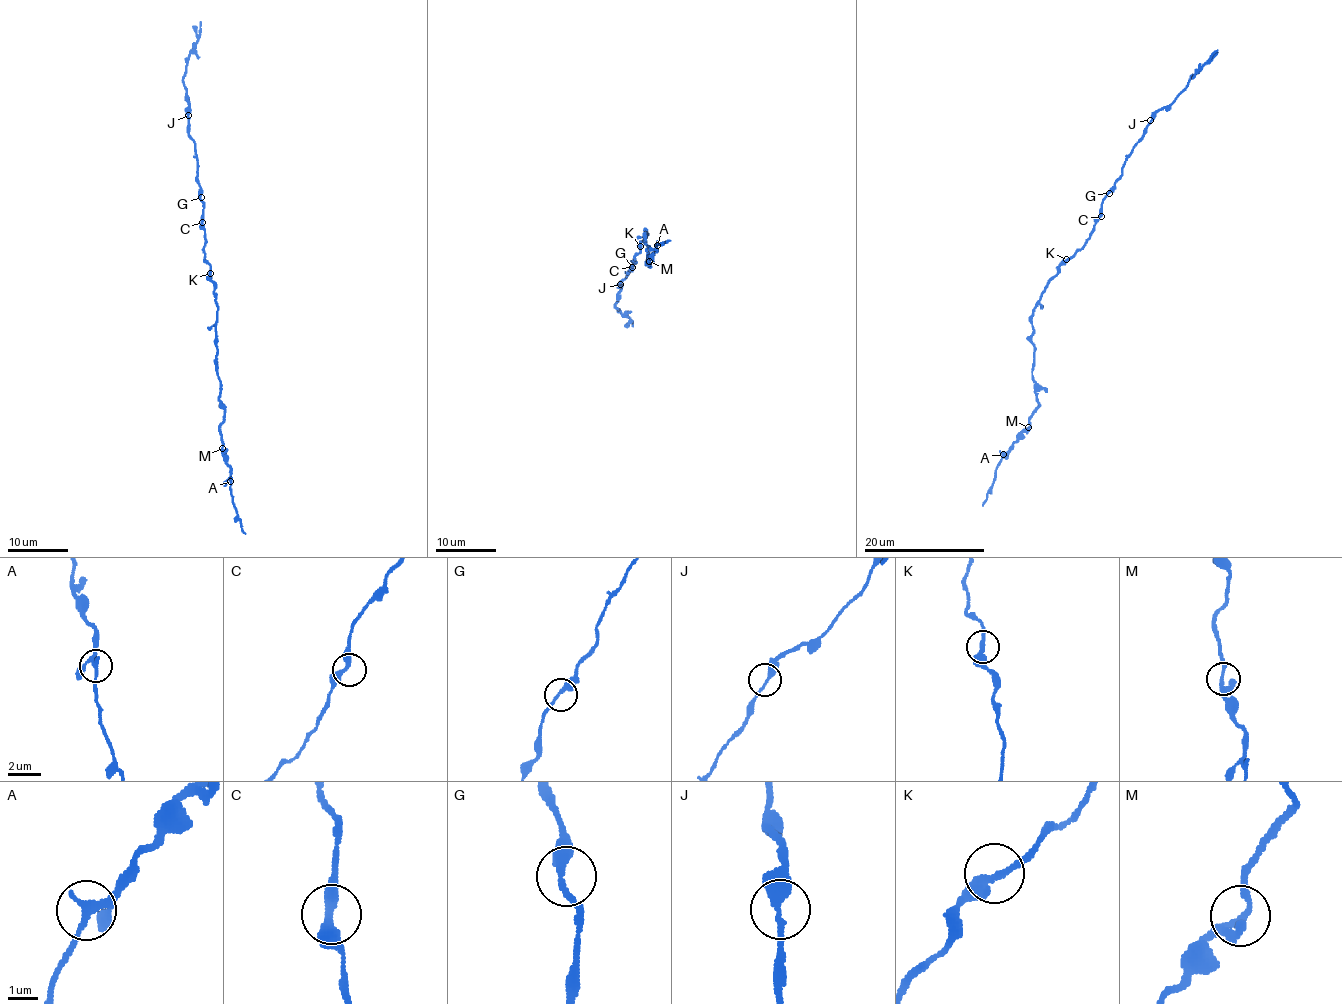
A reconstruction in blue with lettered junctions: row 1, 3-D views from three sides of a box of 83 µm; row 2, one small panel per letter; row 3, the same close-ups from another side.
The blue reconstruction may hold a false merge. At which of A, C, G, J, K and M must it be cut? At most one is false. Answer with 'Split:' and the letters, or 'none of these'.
Split: none of these

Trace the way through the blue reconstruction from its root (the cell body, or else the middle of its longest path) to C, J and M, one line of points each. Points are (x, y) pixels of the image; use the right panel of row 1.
C: (1063, 262), (1083, 246), (1101, 216)
J: (1063, 262), (1089, 237), (1100, 215), (1103, 198), (1121, 174), (1126, 157), (1150, 120)
M: (1063, 262), (1031, 317), (1031, 376), (1039, 407), (1028, 427)

